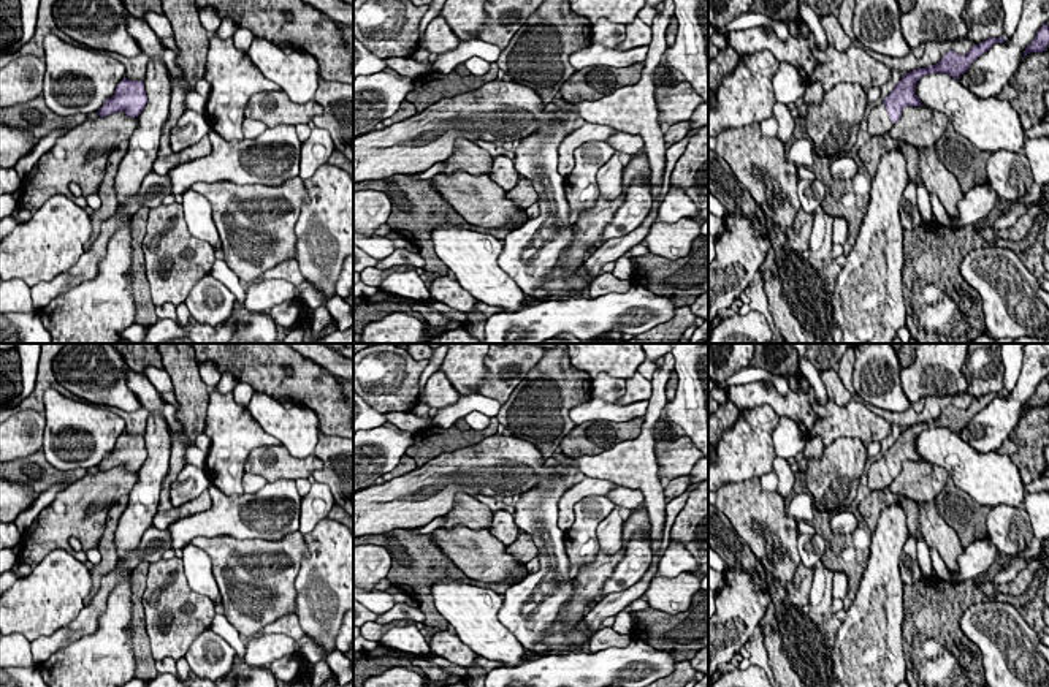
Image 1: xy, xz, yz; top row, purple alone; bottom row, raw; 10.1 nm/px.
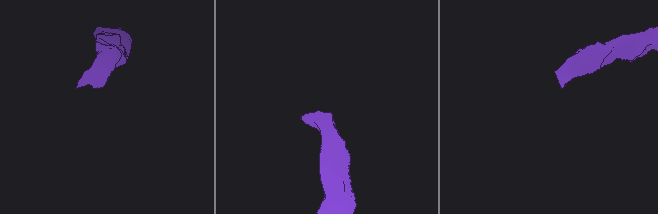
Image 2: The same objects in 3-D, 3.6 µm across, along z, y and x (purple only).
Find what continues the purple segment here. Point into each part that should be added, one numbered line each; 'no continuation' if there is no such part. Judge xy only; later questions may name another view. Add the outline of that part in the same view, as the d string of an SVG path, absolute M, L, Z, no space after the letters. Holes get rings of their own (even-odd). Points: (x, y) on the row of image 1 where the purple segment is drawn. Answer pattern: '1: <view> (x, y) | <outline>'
no continuation

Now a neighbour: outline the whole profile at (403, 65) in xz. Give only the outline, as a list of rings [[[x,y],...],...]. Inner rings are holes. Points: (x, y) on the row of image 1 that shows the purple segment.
[[[388,57],[385,59],[388,68],[395,70],[401,76],[417,79],[428,73],[433,73],[433,59],[428,63],[418,63],[410,57]]]

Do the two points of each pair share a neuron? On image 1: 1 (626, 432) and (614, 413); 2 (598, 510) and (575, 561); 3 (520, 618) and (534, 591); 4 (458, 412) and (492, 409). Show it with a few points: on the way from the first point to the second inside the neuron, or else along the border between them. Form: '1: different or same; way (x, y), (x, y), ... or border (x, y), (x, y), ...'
1: different; border (642, 417), (625, 421), (587, 420), (582, 423)
2: same; way (585, 523), (580, 548)
3: same; way (520, 611), (520, 603), (528, 595)
4: same; way (466, 406), (484, 406)

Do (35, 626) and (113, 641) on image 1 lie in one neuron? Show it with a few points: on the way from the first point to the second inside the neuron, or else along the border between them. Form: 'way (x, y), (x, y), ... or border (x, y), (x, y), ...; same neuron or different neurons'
border (106, 603), (94, 632), (53, 652); different neurons

